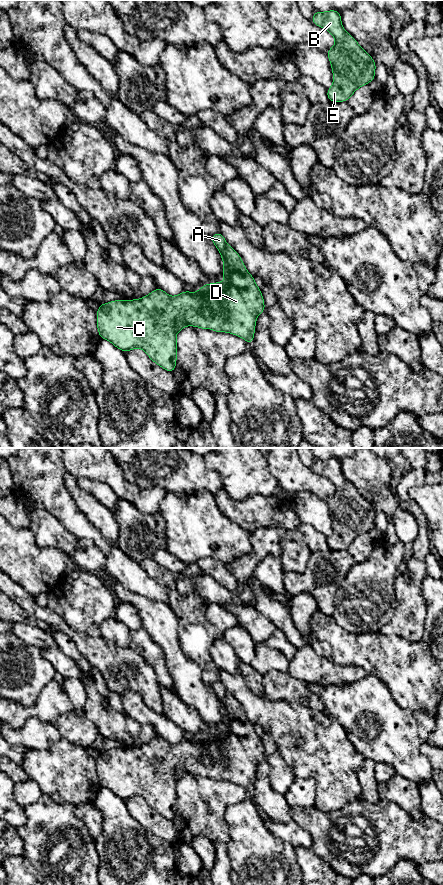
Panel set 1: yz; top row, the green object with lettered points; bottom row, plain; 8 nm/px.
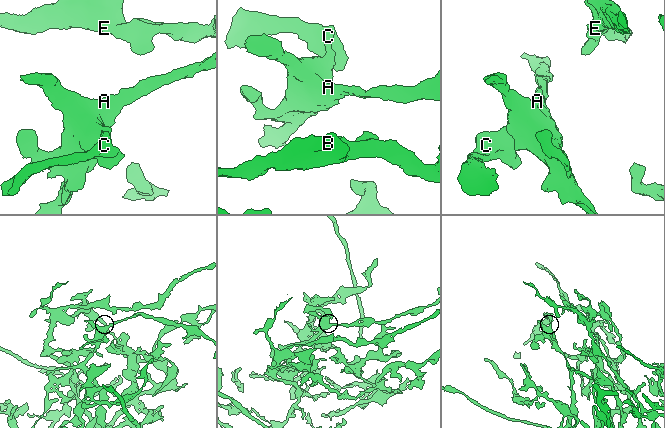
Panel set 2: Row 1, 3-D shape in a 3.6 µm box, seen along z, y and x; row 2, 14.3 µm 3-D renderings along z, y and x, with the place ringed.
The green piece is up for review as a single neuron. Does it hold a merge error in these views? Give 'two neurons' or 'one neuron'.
one neuron

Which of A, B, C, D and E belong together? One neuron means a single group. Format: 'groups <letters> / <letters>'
groups A B C D E

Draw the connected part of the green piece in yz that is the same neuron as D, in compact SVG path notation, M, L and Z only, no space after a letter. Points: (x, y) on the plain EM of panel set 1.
M221 680L210 687L223 707L224 730L205 730L197 741L184 738L181 742L170 745L164 738L157 736L141 747L119 747L101 752L96 767L100 787L110 789L123 800L141 796L153 810L171 821L177 812L176 783L185 774L231 781L252 792L257 764L265 760L262 740L239 702L227 692Z

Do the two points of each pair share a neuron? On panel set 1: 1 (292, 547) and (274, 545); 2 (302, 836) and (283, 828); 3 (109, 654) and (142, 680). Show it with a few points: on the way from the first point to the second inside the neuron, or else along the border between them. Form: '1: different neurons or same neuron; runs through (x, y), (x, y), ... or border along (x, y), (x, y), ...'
1: different neurons; border along (304, 543), (283, 539), (282, 555), (280, 558)
2: same neuron; runs through (297, 836), (288, 832)
3: same neuron; runs through (118, 663), (133, 680)

